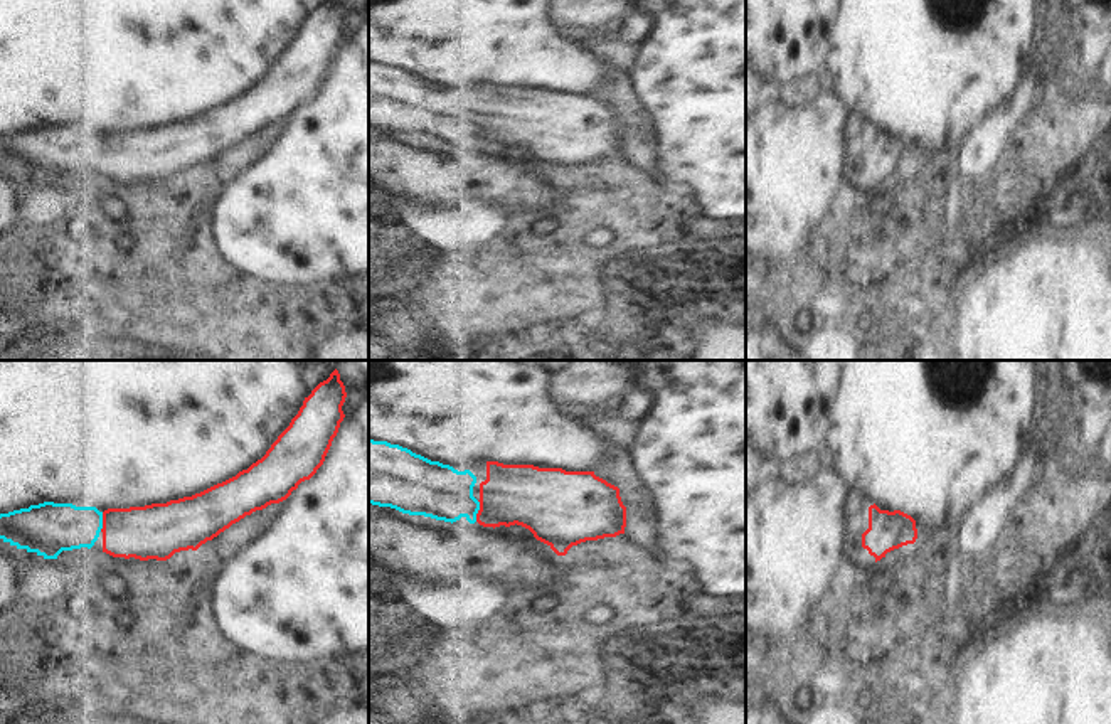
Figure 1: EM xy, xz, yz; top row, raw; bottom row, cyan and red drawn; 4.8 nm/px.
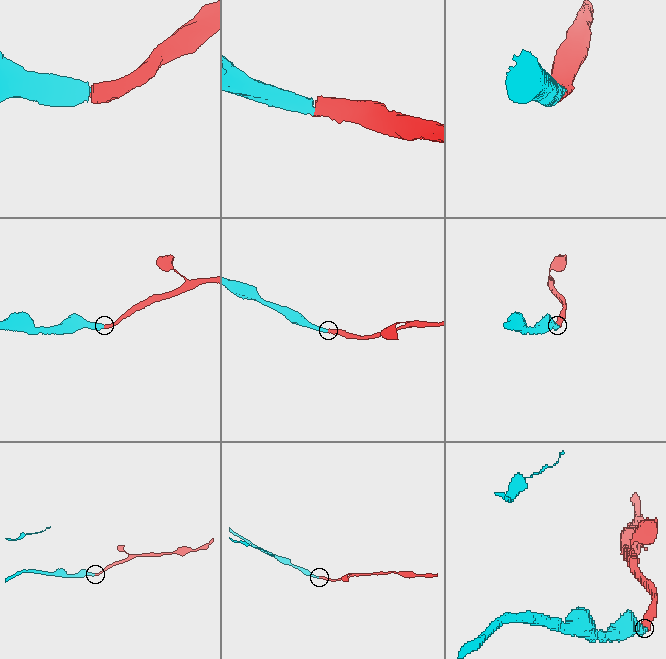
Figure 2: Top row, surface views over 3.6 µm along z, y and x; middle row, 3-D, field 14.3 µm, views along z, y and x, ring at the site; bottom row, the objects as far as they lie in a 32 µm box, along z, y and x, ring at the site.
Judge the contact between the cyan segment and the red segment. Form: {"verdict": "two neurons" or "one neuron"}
{"verdict": "one neuron"}

